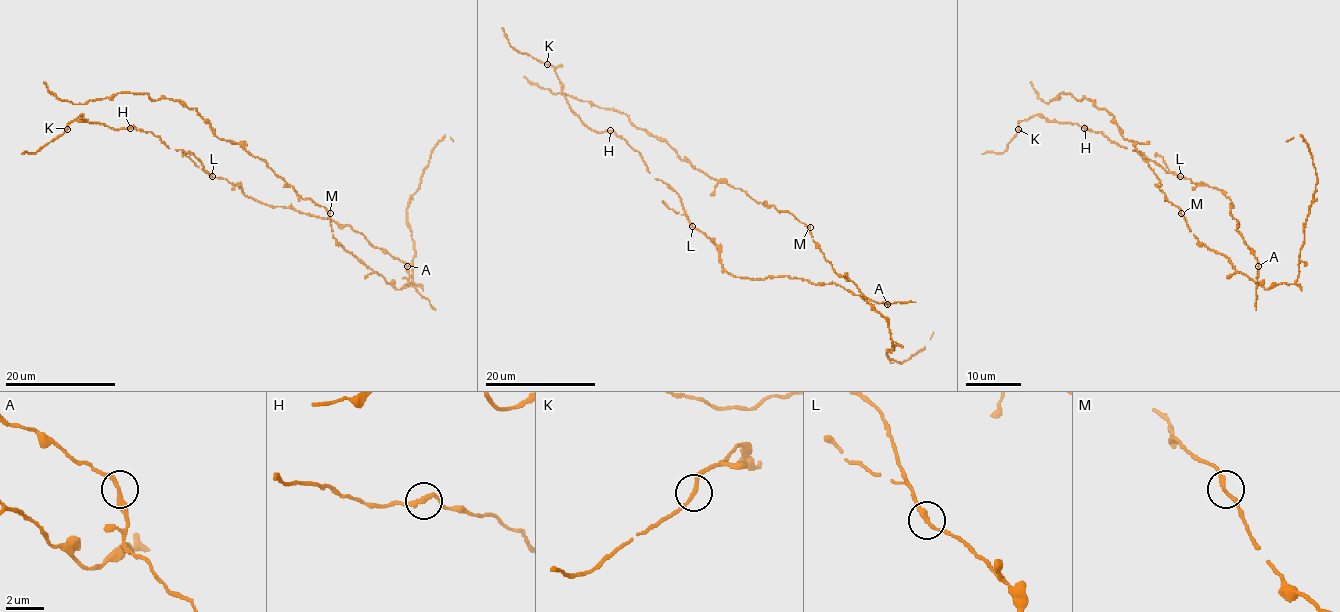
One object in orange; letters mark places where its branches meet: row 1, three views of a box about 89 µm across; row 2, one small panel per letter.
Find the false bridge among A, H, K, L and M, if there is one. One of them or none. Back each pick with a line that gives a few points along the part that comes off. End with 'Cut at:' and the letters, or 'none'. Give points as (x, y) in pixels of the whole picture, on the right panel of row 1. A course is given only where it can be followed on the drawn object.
Cut at: none

